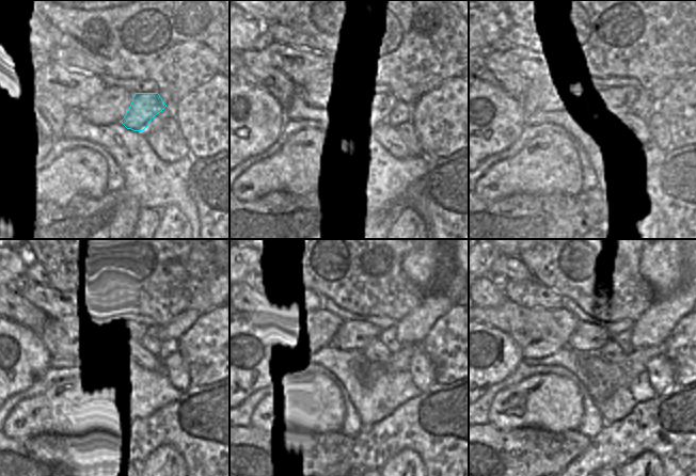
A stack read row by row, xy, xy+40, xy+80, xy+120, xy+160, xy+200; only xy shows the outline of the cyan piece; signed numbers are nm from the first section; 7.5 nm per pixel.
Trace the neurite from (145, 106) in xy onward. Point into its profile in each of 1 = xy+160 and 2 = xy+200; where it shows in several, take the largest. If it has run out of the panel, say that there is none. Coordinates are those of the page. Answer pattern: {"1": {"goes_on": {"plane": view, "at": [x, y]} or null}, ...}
{"1": {"goes_on": {"plane": "xy+160", "at": [352, 335]}}, "2": {"goes_on": {"plane": "xy+200", "at": [589, 336]}}}

